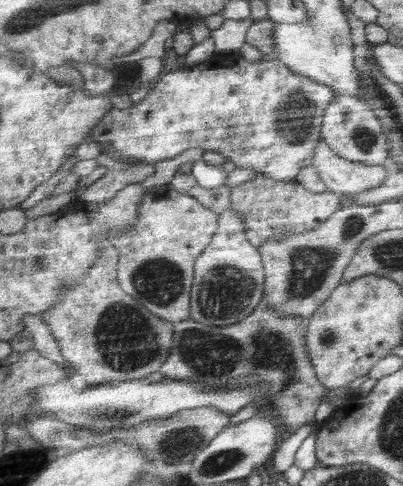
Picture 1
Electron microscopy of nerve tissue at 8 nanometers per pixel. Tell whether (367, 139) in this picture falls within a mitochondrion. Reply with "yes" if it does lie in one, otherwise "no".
yes

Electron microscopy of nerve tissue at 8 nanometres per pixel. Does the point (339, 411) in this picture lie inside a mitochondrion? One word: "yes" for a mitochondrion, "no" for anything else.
no

